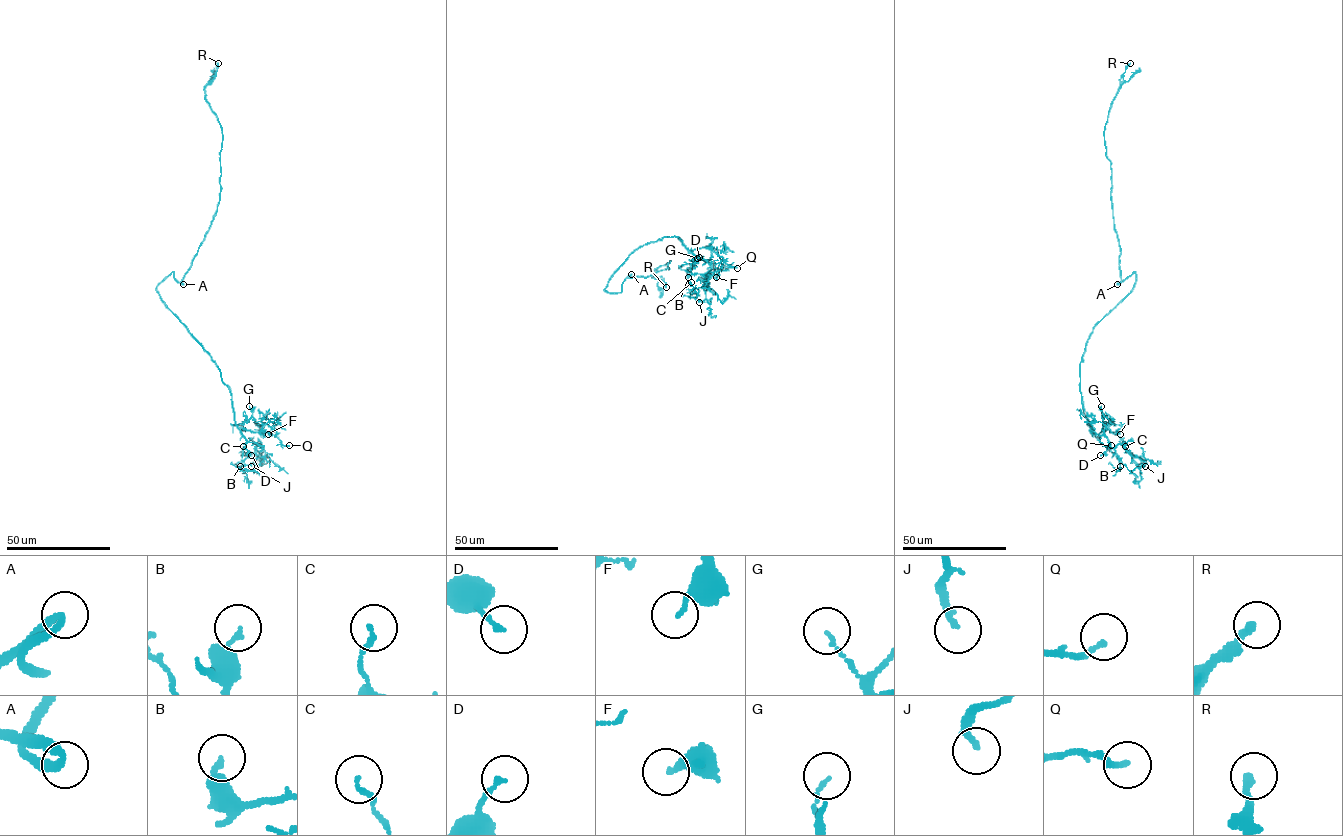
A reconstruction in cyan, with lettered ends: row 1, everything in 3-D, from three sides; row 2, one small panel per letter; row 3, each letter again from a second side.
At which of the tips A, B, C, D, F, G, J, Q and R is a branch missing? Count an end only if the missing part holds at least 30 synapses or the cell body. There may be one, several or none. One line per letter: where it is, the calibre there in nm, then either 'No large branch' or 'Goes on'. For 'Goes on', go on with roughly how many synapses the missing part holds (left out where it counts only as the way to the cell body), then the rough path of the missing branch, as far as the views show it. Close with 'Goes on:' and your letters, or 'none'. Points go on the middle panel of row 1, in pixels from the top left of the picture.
A: Place: (631, 274). Thickness 340 nm. No large branch
B: Place: (688, 277). Thickness 240 nm. No large branch
C: Place: (691, 282). Thickness 150 nm. No large branch
D: Place: (699, 257). Thickness 160 nm. No large branch
F: Place: (716, 277). Thickness 240 nm. No large branch
G: Place: (697, 258). Thickness 100 nm. No large branch
J: Place: (699, 302). Thickness 200 nm. Goes on. Roughly 70 synapses
Q: Place: (737, 268). Thickness 170 nm. No large branch
R: Place: (666, 287). Thickness 240 nm. No large branch
Goes on: J

